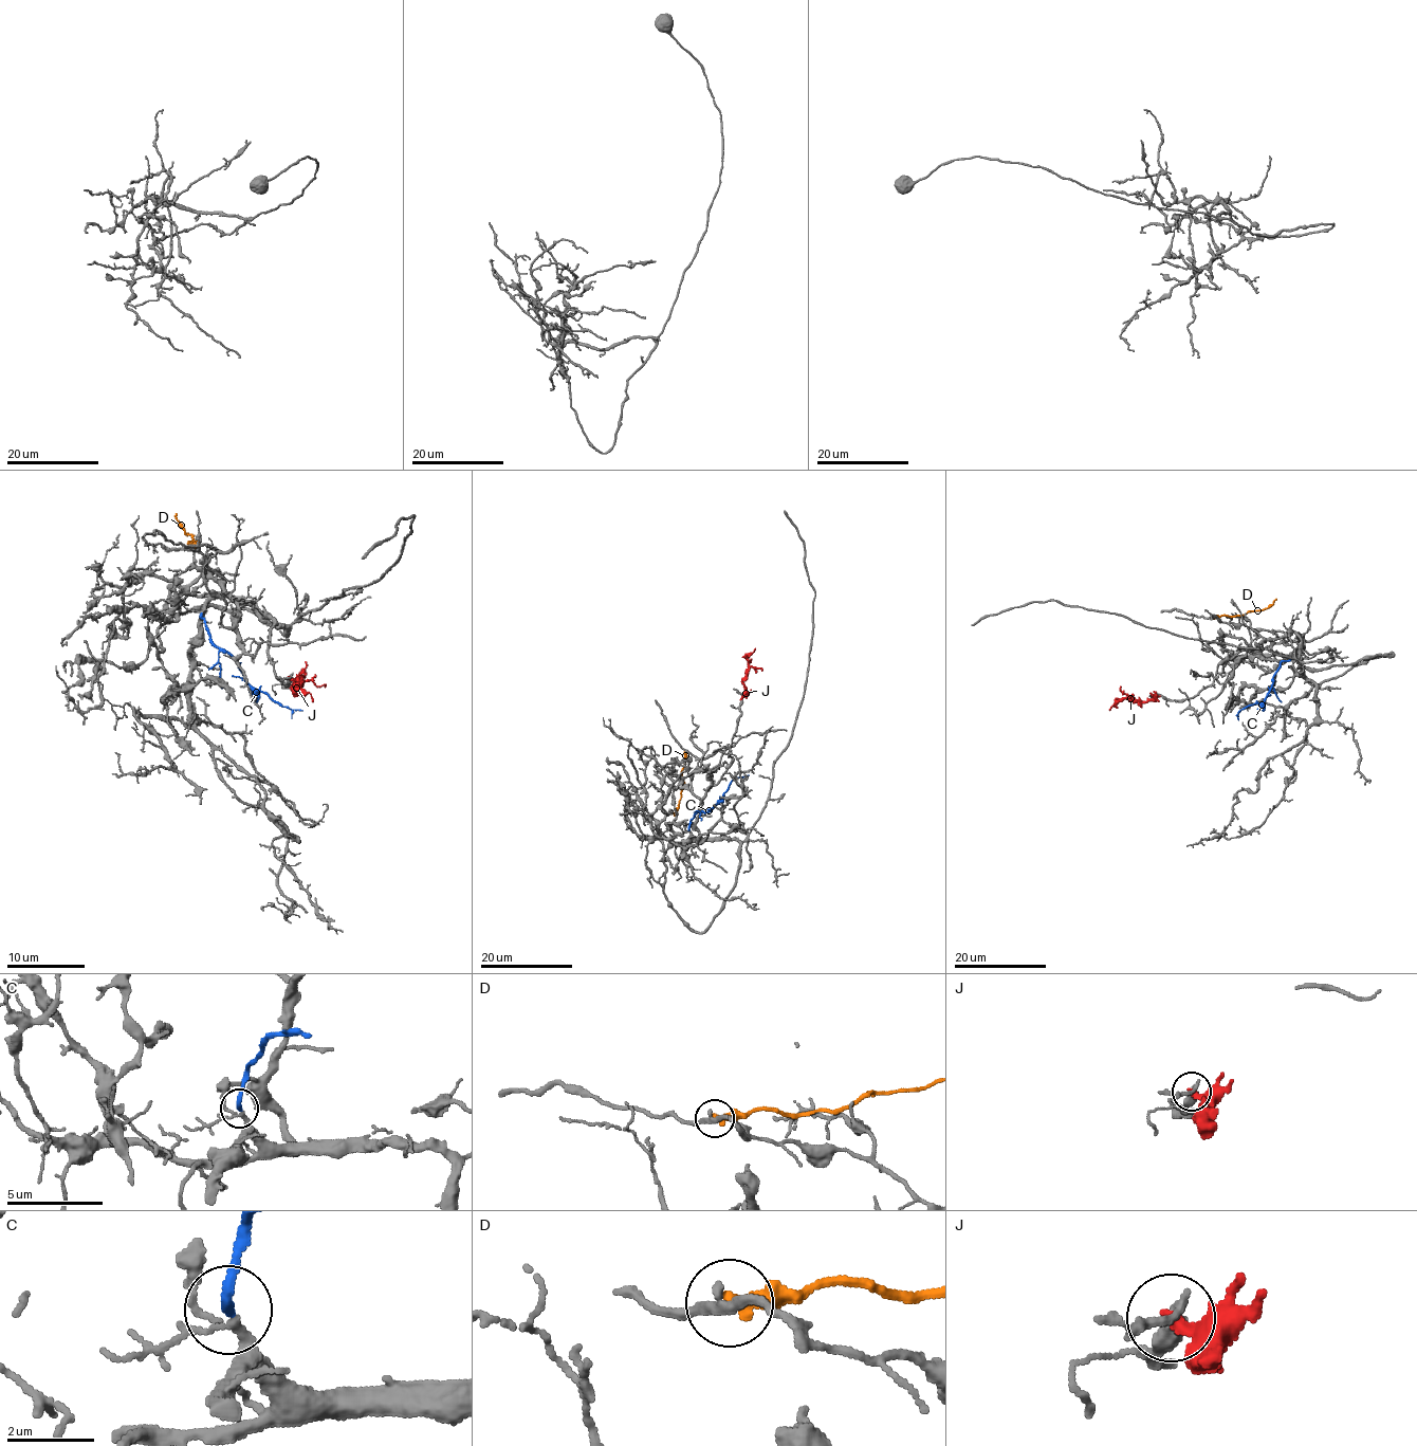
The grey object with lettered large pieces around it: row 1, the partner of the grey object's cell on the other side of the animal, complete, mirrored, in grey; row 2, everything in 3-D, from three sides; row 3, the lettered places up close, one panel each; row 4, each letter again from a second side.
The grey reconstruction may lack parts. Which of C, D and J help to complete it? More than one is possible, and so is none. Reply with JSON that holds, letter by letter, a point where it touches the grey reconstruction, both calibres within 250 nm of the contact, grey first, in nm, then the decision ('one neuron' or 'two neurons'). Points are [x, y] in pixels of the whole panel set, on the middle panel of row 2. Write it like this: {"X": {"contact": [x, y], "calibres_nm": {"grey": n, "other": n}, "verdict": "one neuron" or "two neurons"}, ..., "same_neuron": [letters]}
{"C": {"contact": [688, 829], "calibres_nm": {"grey": 170, "other": 200}, "verdict": "one neuron"}, "D": {"contact": [685, 751], "calibres_nm": {"grey": 240, "other": 400}, "verdict": "two neurons"}, "J": {"contact": [741, 698], "calibres_nm": {"grey": 220, "other": 320}, "verdict": "two neurons"}, "same_neuron": ["C"]}

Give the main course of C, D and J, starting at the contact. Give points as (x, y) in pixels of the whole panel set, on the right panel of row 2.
C: (1290, 658), (1281, 662), (1267, 697), (1236, 715)
D: (1212, 618), (1261, 610), (1276, 599)
J: (1159, 696), (1145, 701), (1121, 698), (1109, 710)

